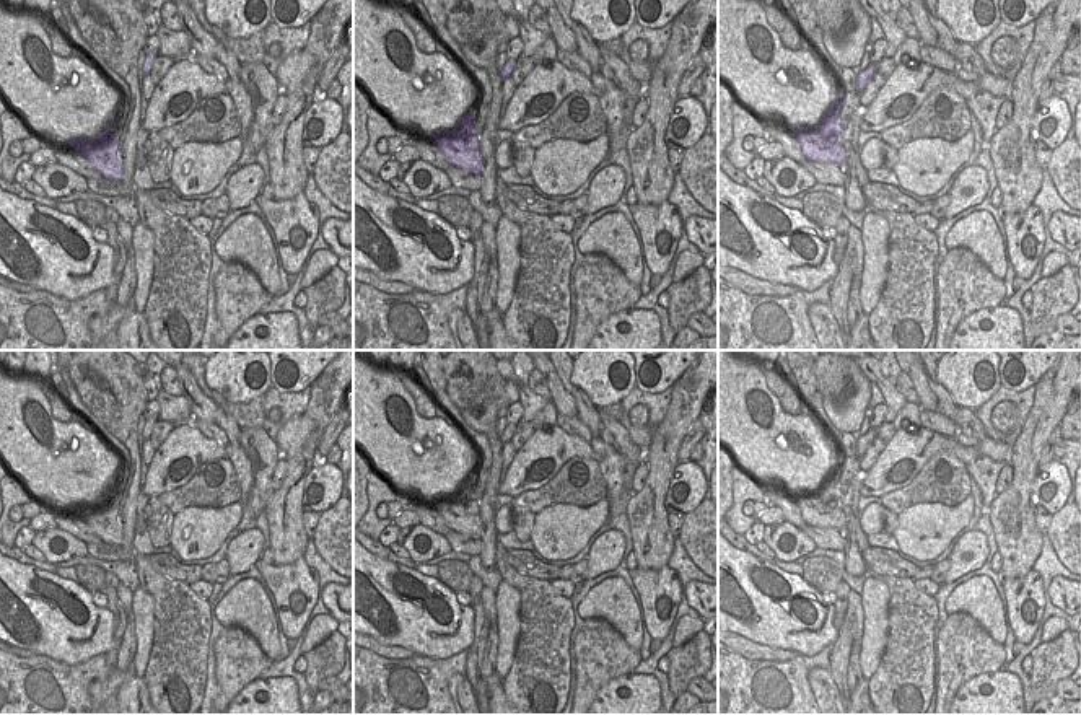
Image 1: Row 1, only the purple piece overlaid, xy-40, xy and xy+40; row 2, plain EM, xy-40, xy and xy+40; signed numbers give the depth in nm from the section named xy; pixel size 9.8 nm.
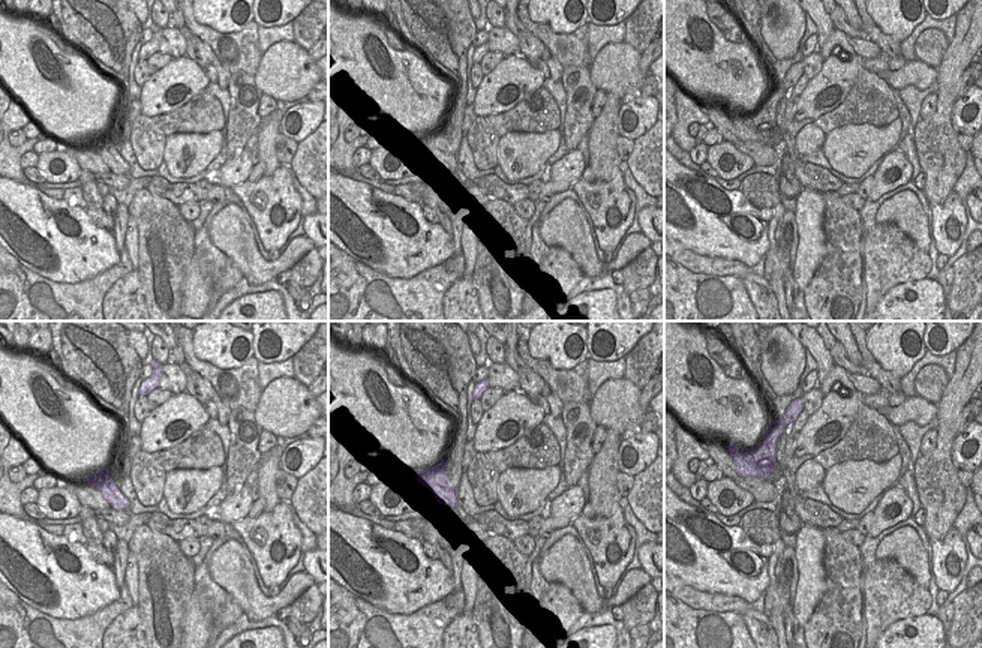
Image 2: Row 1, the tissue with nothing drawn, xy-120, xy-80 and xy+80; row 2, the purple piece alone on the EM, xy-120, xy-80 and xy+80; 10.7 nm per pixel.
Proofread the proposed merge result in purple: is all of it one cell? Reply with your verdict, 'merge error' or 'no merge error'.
merge error

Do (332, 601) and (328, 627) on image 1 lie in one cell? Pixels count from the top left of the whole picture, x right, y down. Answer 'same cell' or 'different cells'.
different cells

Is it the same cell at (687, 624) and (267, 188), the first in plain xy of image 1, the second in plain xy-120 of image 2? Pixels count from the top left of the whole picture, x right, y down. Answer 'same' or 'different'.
different

